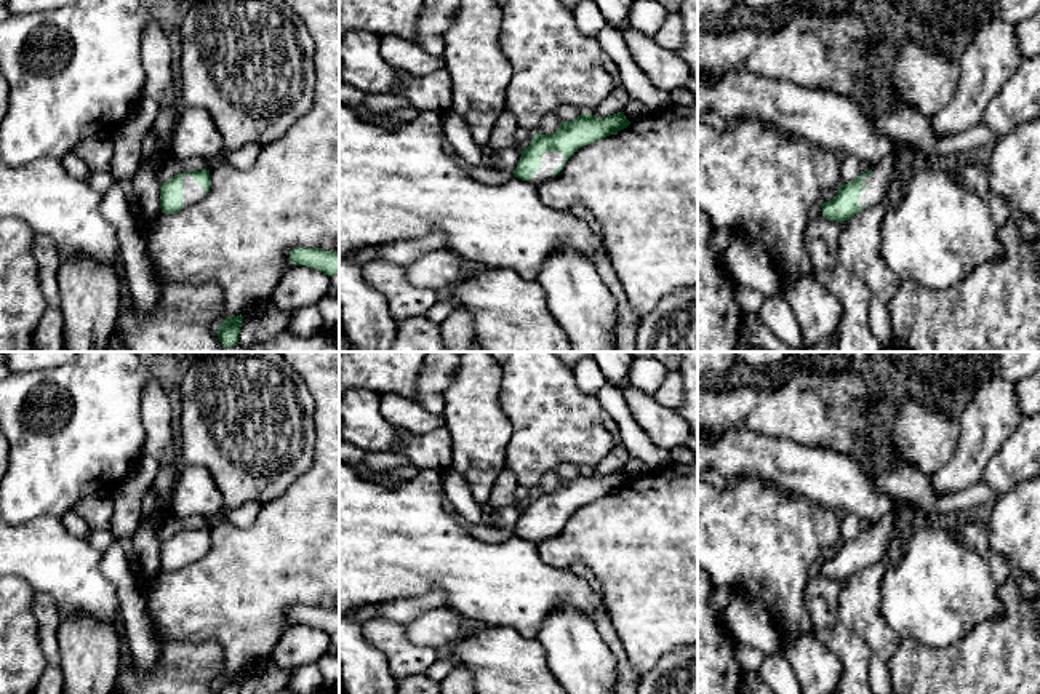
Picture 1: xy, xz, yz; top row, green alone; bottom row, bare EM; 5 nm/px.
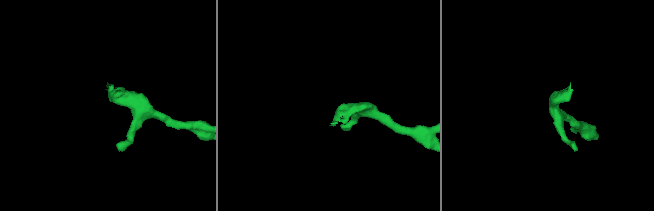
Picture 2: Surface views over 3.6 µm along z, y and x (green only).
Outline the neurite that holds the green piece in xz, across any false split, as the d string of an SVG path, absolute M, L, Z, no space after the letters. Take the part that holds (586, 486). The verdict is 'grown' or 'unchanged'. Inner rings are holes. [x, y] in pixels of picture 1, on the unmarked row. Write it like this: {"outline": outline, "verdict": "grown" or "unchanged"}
{"outline": "M622 470L603 477L592 472L581 472L573 480L562 480L554 493L534 491L530 504L522 509L514 534L522 539L530 539L541 528L541 515L546 510L560 510L563 521L554 528L554 534L557 534L579 505L618 491L629 483L630 480Z", "verdict": "unchanged"}

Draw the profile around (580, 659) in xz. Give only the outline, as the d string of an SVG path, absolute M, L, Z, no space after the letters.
M568 603L554 609L536 640L568 694L616 694L618 659L582 611Z

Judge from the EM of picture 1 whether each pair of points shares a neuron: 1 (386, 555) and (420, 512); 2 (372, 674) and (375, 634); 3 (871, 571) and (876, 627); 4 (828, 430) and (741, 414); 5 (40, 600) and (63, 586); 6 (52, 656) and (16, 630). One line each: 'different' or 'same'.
1: same
2: different
3: same
4: same
5: different
6: different

